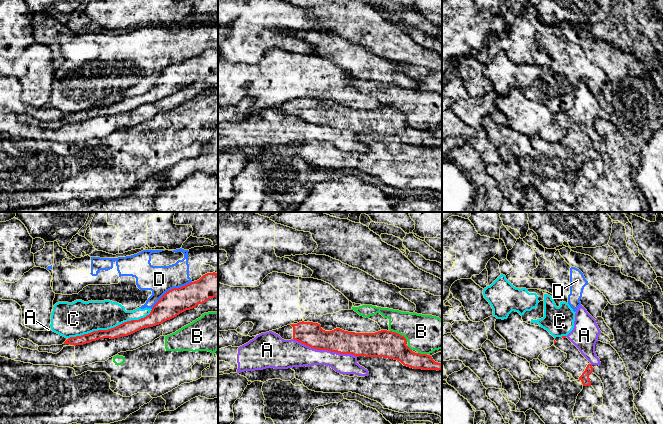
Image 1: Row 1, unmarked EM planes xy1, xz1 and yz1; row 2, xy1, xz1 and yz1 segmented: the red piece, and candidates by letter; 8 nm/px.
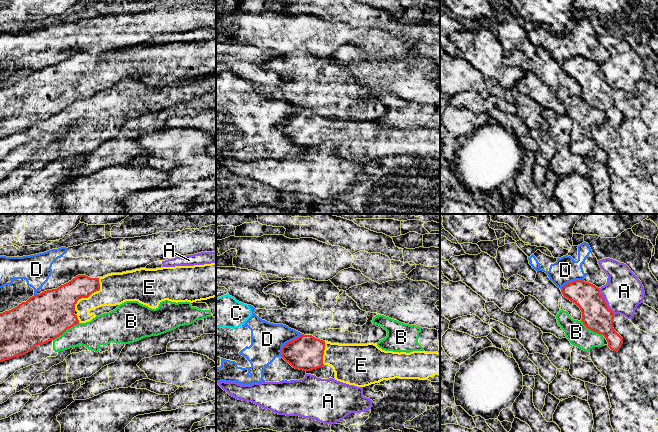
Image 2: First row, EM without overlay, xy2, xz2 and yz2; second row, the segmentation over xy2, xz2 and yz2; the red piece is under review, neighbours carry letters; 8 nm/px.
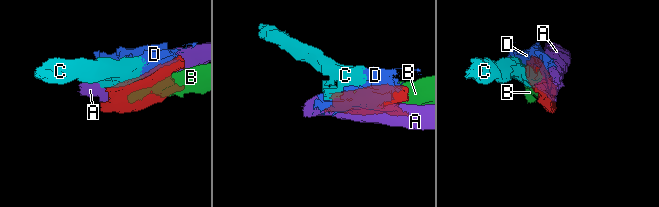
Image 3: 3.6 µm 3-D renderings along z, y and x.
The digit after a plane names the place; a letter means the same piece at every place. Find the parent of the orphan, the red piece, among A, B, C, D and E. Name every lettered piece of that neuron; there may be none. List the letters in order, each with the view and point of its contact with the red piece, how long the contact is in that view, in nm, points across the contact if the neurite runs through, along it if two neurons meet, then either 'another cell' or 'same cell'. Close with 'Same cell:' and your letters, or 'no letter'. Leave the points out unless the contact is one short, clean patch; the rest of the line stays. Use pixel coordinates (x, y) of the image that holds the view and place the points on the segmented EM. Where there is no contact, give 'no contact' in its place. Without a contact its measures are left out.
A: meets red in xz1 at (325, 349); contact 550 nm long; another cell
B: meets red in xy2 at (66, 329); contact 260 nm long; border along xy2 (79, 323), (67, 328), (53, 340); another cell
C: meets red in xy1 at (111, 328); contact 700 nm long; another cell
D: meets red in xy1 at (171, 289); contact 400 nm long; another cell
E: meets red in xy2 at (89, 295); contact 340 nm long; same cell
Same cell: E

